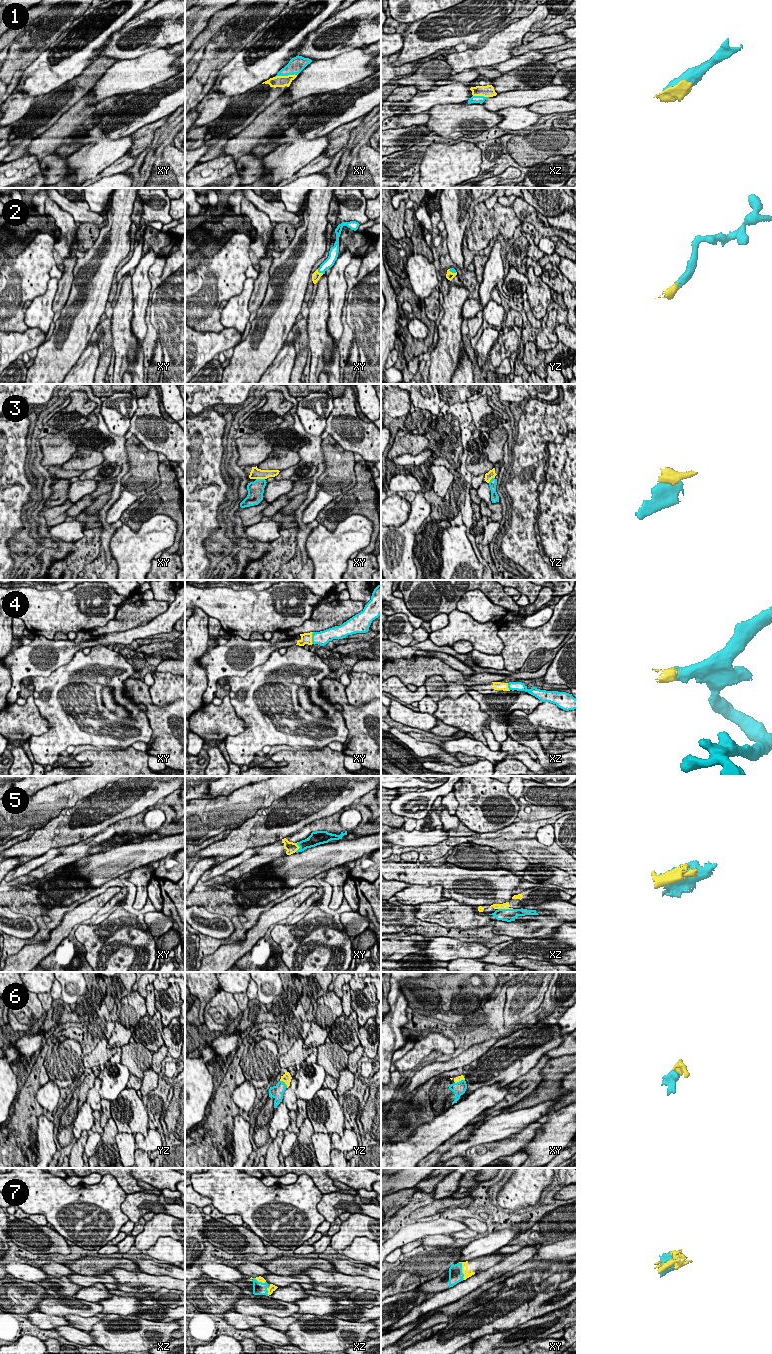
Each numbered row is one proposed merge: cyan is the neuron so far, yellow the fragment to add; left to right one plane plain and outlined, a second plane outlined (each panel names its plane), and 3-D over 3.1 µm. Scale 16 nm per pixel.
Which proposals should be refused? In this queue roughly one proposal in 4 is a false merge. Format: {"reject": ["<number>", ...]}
{"reject": ["3", "5"]}

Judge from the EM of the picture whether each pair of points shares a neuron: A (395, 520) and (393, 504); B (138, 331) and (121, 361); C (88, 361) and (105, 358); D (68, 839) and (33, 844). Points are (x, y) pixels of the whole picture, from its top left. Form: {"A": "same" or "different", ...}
{"A": "same", "B": "different", "C": "different", "D": "same"}

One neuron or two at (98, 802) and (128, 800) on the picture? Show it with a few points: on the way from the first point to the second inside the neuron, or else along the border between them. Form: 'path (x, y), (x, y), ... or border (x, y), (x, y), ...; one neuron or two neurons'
path (105, 800), (121, 800); one neuron

